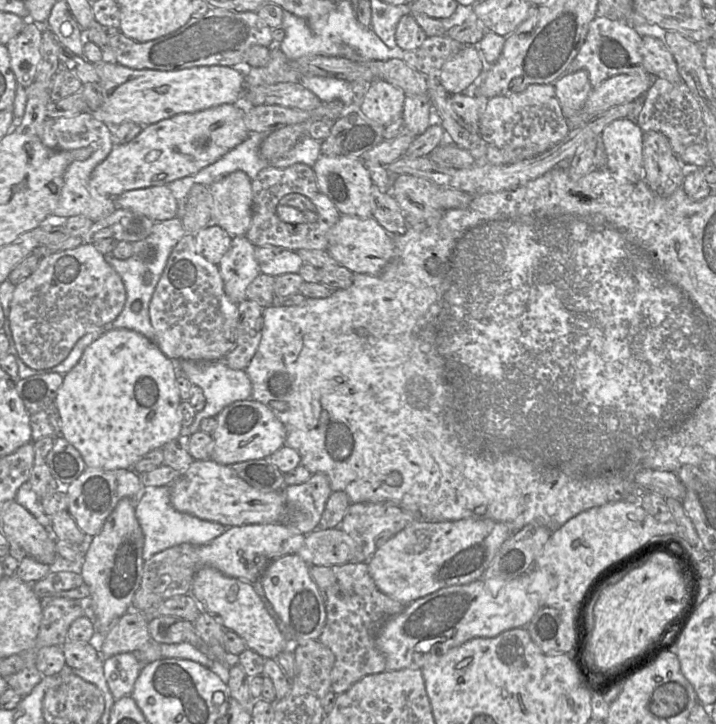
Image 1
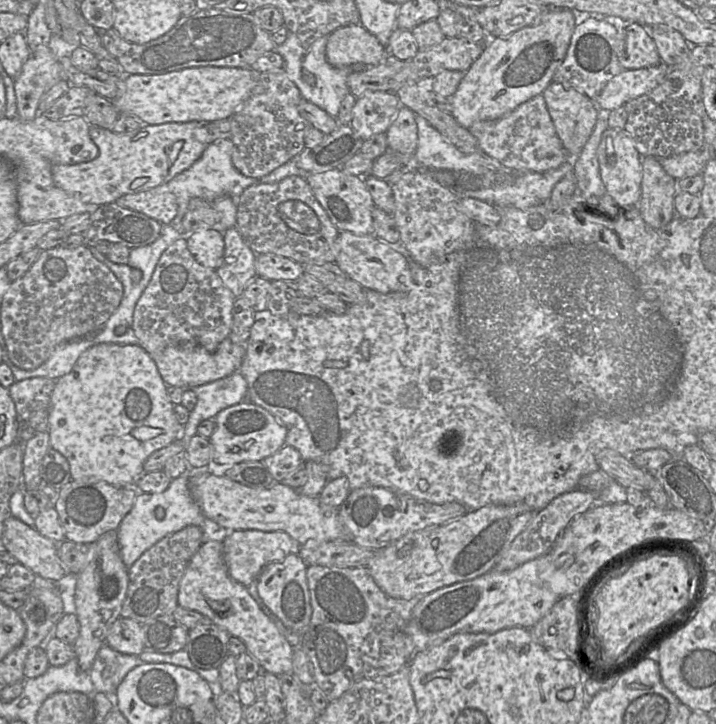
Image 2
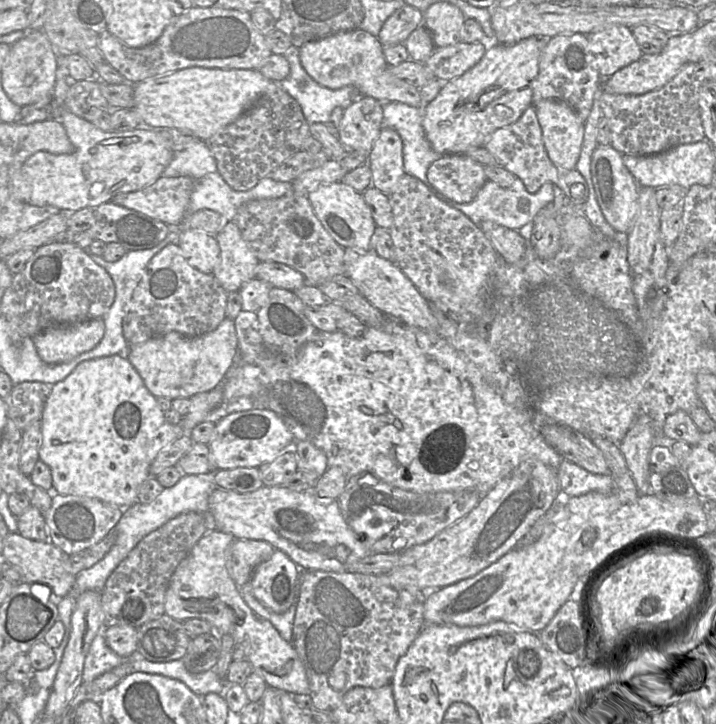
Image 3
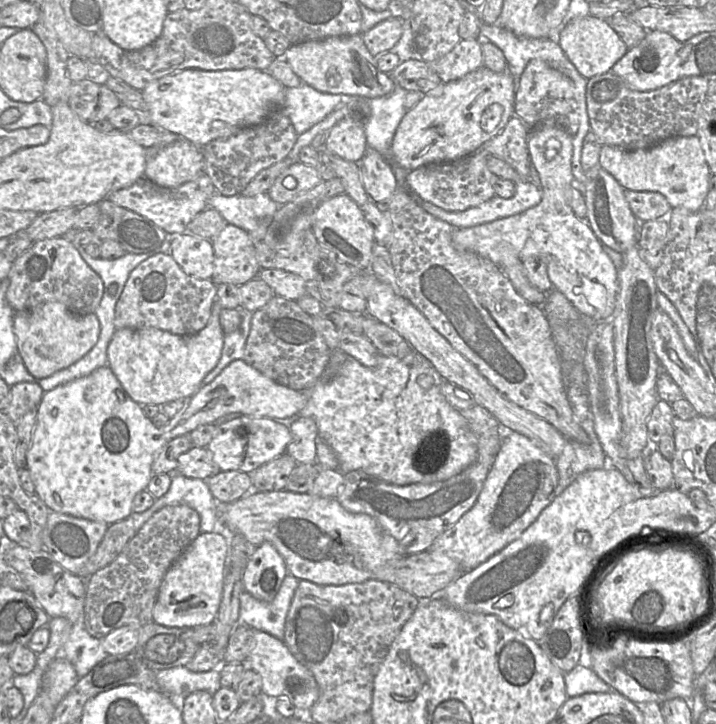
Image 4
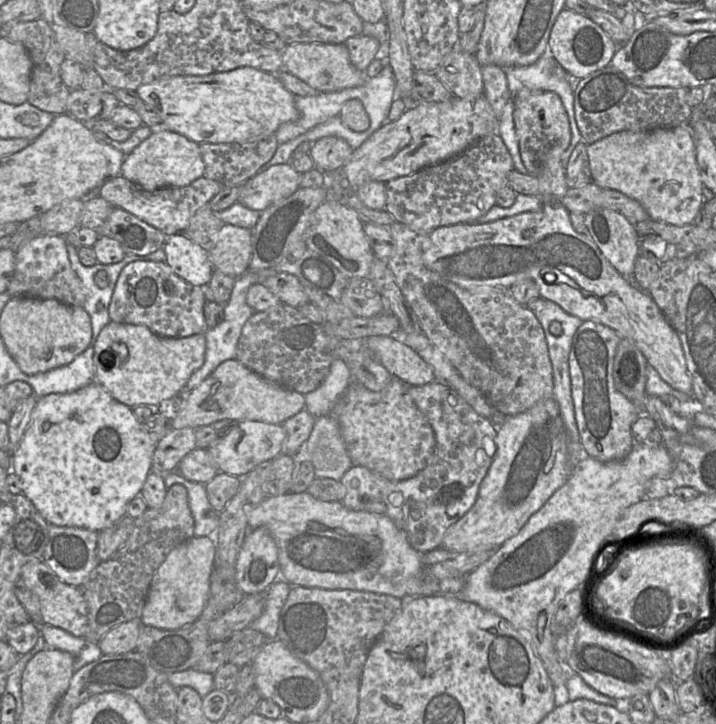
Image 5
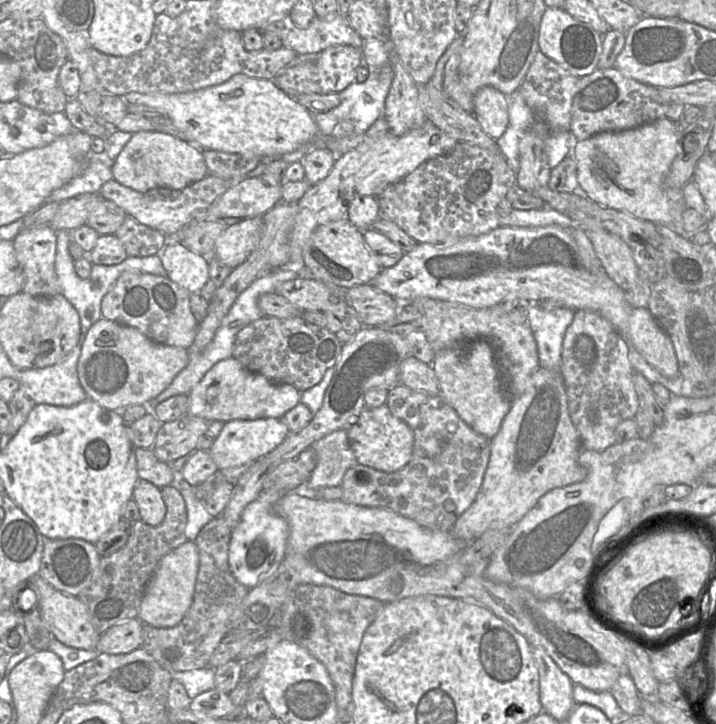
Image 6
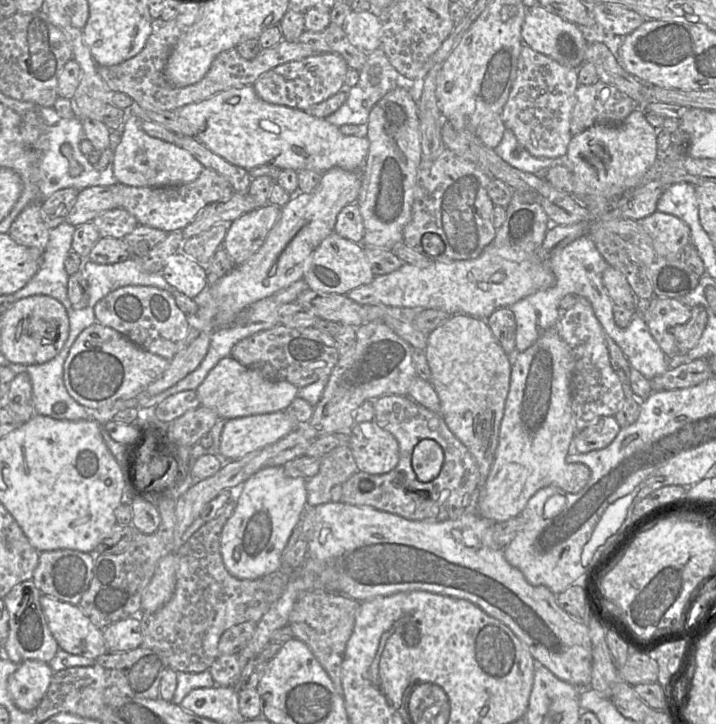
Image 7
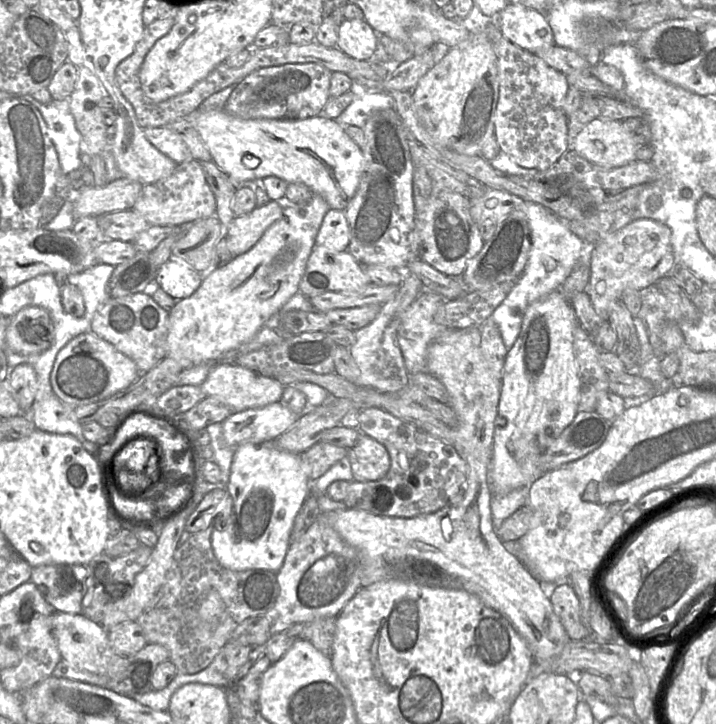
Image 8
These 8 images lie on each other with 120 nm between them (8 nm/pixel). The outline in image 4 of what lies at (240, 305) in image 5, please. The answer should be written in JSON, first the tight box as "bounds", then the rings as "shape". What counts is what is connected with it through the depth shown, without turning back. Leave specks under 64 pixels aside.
{"bounds":[202,308,253,385],"shape":[[[241,308],[241,324],[238,329],[224,335],[221,357],[215,366],[203,379],[202,385],[213,381],[219,373],[232,361],[242,360],[247,337],[250,331],[251,317],[253,313],[245,308]]]}

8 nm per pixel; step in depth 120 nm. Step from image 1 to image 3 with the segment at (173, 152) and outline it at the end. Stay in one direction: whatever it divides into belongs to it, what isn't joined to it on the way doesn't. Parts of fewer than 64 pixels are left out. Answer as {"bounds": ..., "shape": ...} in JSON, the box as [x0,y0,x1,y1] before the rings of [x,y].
{"bounds":[11,80,173,212],"shape":[[[56,80],[49,106],[51,117],[65,128],[75,150],[70,154],[38,151],[11,178],[11,193],[34,206],[54,206],[62,212],[96,208],[115,196],[140,190],[163,176],[173,159],[170,141],[156,129],[139,126],[126,131],[102,131],[64,107],[71,81]]]}

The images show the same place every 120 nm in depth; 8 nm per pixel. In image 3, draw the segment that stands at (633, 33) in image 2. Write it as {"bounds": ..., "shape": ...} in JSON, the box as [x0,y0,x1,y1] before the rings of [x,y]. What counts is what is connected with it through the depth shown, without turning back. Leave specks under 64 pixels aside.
{"bounds":[588,26,643,80],"shape":[[[610,26],[588,34],[588,39],[602,80],[637,61],[643,54],[631,28],[627,26]]]}

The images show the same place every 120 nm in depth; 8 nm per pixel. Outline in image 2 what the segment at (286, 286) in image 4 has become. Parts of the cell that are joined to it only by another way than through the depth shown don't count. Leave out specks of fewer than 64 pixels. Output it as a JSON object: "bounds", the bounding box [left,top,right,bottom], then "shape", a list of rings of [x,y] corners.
{"bounds":[255,253,304,281],"shape":[[[271,253],[256,255],[255,270],[257,276],[269,281],[296,281],[304,273],[302,264]]]}

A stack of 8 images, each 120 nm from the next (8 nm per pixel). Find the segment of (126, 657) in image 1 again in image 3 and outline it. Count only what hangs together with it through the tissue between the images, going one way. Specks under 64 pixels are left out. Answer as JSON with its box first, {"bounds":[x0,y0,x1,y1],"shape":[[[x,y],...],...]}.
{"bounds":[83,632,125,682],"shape":[[[102,632],[97,634],[85,658],[83,682],[90,682],[102,674],[111,671],[124,662],[125,659],[109,648]]]}

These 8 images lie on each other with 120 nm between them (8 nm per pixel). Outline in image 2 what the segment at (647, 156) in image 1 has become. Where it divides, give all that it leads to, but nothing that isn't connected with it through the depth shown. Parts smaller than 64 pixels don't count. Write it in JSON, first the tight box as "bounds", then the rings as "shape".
{"bounds":[638,157,677,229],"shape":[[[643,157],[638,208],[645,223],[654,229],[665,227],[676,216],[676,194],[677,180],[666,173],[659,159]]]}

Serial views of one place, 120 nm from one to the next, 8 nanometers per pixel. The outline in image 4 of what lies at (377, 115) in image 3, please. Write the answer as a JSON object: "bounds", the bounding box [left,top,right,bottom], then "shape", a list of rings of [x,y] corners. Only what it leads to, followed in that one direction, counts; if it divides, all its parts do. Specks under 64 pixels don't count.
{"bounds":[324,116,368,161],"shape":[[[345,116],[329,131],[324,148],[344,160],[360,161],[368,149],[364,125]]]}

